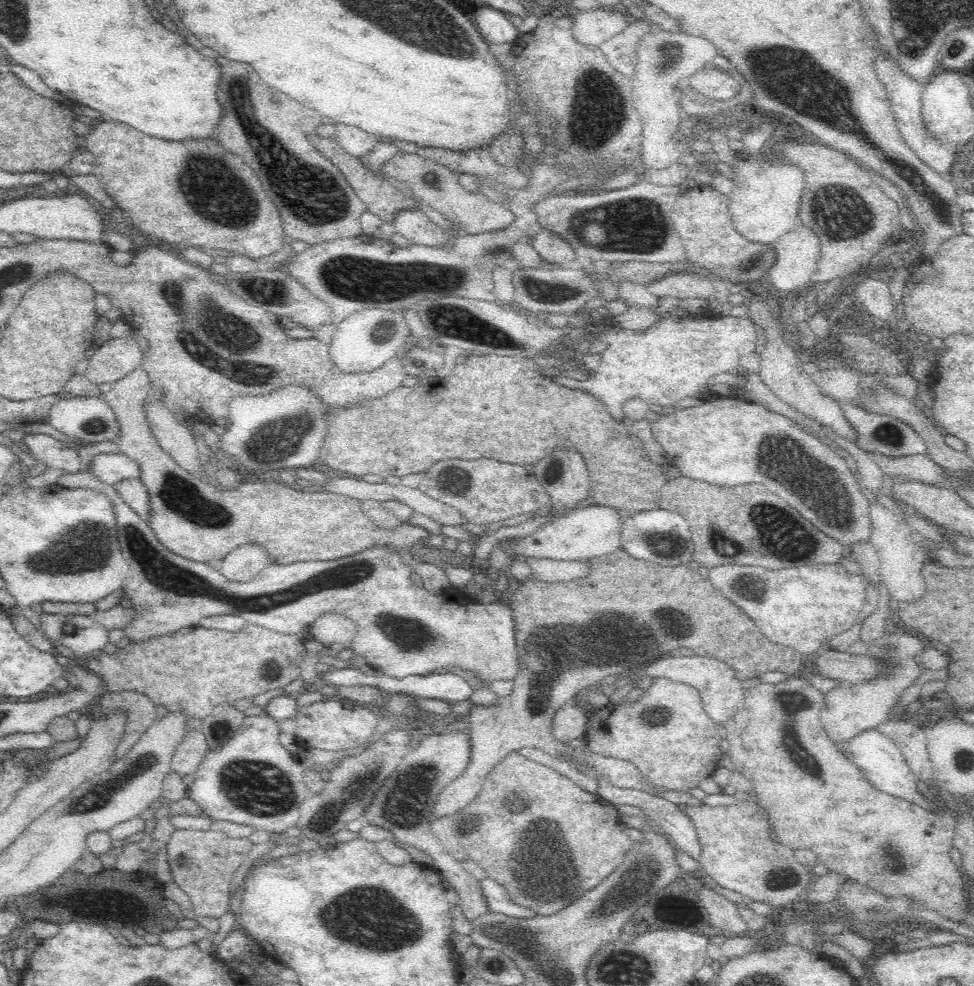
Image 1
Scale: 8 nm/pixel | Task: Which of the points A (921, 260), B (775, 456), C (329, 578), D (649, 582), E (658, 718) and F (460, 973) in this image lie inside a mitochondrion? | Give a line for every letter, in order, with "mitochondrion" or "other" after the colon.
A: other
B: mitochondrion
C: mitochondrion
D: other
E: mitochondrion
F: other

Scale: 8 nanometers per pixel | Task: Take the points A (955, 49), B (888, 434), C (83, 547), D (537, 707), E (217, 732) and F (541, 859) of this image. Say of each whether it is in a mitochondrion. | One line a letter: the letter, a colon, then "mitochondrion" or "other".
A: mitochondrion
B: mitochondrion
C: mitochondrion
D: other
E: other
F: mitochondrion

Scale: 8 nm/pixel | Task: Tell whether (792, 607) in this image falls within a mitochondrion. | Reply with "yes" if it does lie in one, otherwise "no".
no

